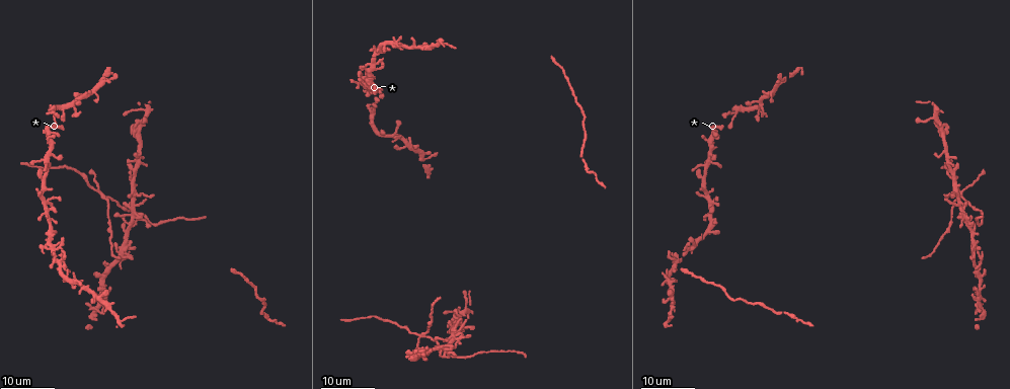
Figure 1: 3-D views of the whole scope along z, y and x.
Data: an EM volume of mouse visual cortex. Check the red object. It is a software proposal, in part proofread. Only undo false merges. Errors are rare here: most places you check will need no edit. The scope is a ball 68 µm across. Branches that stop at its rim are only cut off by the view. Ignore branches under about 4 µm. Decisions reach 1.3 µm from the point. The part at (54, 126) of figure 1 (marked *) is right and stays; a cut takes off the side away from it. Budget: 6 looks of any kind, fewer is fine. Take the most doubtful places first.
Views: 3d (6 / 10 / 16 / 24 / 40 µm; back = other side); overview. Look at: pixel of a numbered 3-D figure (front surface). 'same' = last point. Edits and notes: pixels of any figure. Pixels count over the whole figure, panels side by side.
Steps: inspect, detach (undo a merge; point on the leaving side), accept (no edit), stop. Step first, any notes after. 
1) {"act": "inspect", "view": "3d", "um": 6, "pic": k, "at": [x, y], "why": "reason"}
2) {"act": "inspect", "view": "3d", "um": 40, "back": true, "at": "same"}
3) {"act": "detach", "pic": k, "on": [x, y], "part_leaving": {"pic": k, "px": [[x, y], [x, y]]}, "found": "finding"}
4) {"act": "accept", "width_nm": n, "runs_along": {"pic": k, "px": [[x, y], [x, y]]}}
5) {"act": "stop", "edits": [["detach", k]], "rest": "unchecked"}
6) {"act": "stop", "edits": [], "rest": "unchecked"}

{"act": "inspect", "view": "3d", "um": 16, "pic": 1, "at": [124, 250], "why": "four or more arms meet"}

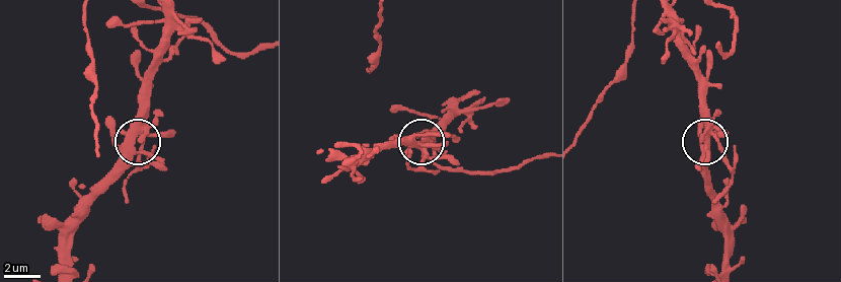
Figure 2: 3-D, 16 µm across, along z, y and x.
{"act": "inspect", "view": "3d", "um": 10, "pic": 2, "at": [136, 133]}

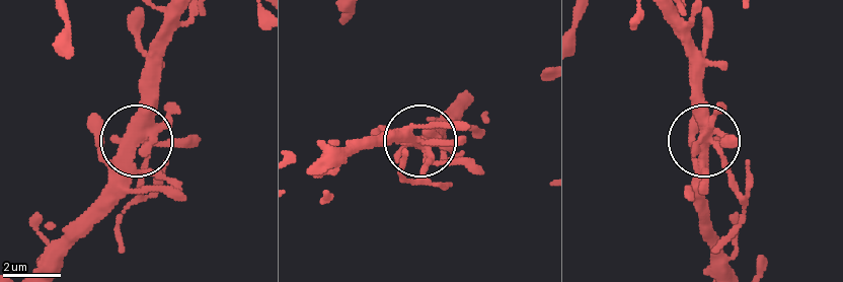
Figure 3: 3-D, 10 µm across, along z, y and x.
{"act": "accept", "runs_along": {"pic": 3, "px": [[668, 20], [687, 57], [702, 137], [743, 200]]}, "found": "one cell here"}

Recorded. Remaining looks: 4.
{"act": "inspect", "view": "3d", "um": 24, "pic": 1, "at": [960, 190], "why": "three arms meet"}

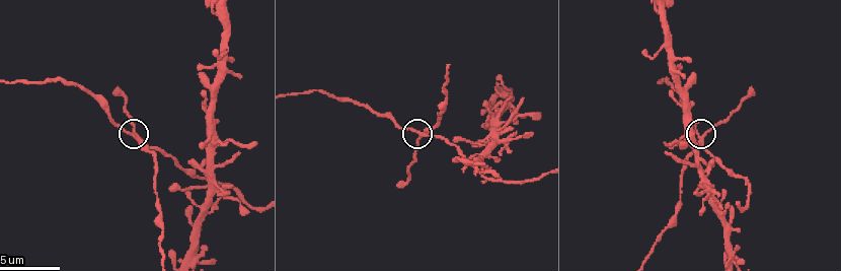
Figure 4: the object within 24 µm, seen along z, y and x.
{"act": "inspect", "view": "3d", "um": 6, "pic": 4, "at": [700, 136], "why": "zoom in"}

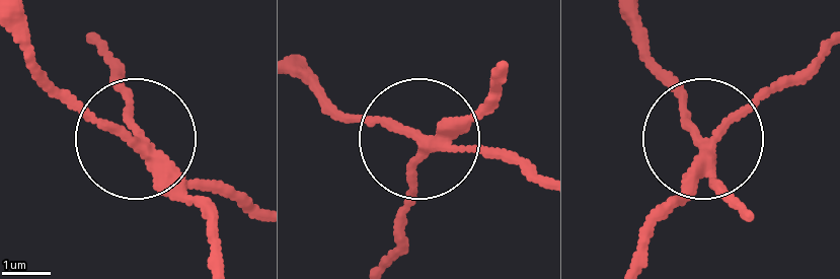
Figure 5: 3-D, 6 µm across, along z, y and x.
{"act": "detach", "pic": 5, "on": [196, 205], "arms": 3, "part_leaving": {"pic": 5, "px": [[156, 163], [213, 232], [217, 257]]}, "found": "a second cell is stuck on"}

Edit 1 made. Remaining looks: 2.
{"act": "inspect", "view": "3d", "um": 10, "pic": 4, "at": [176, 163], "why": "two arms in line, one across"}

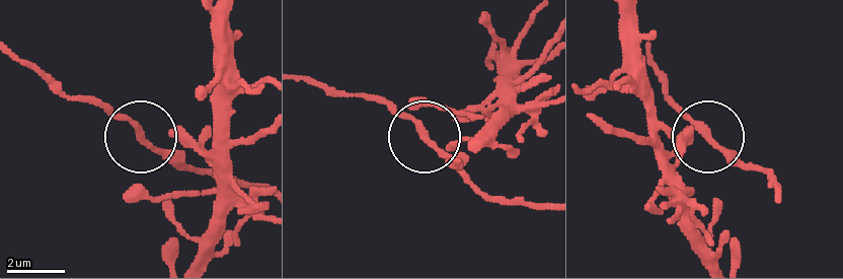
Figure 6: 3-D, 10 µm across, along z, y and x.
{"act": "inspect", "view": "3d", "um": 10, "back": true, "pic": 6, "at": [137, 132]}

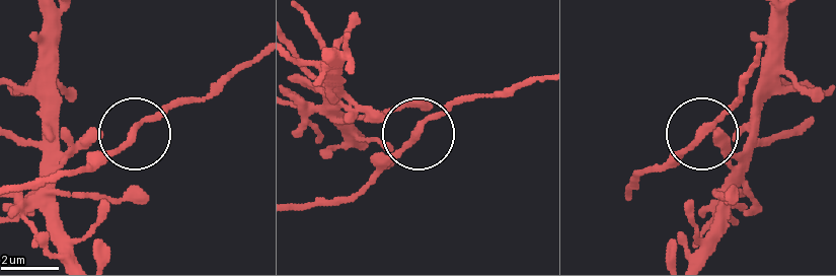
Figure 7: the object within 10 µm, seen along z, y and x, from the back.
{"act": "accept", "runs_along": {"pic": 7, "px": [[42, 12], [42, 99], [56, 143], [131, 136], [95, 169]]}, "found": "all the same cell"}

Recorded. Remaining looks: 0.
{"act": "stop", "edits": [["detach", 5]], "rest": "unchecked"}

